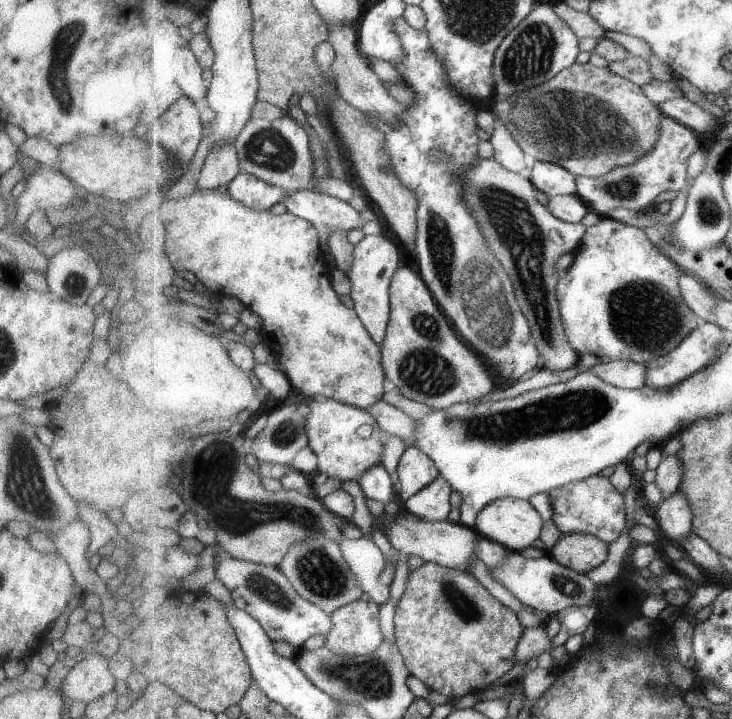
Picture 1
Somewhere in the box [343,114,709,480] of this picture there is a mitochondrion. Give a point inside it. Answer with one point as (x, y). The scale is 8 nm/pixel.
(466, 269)

